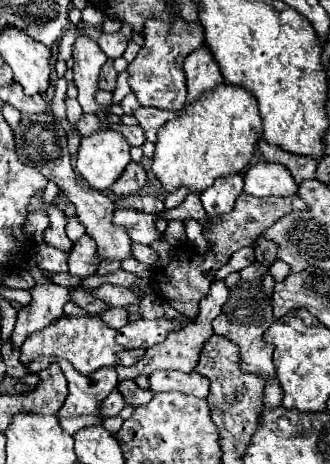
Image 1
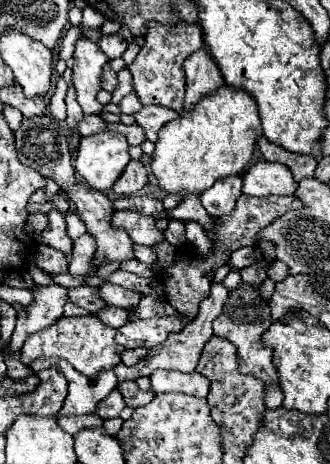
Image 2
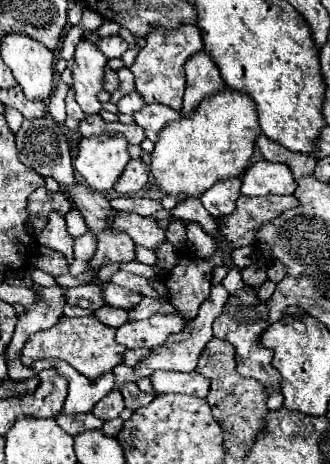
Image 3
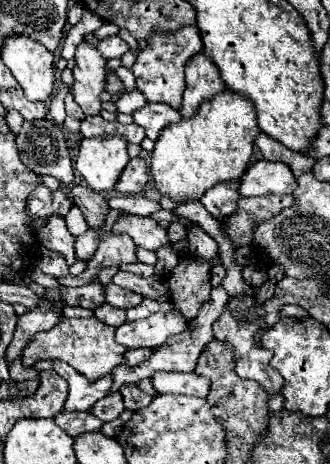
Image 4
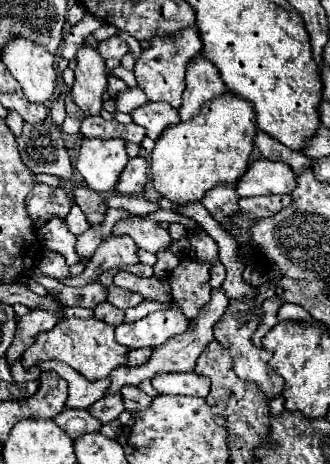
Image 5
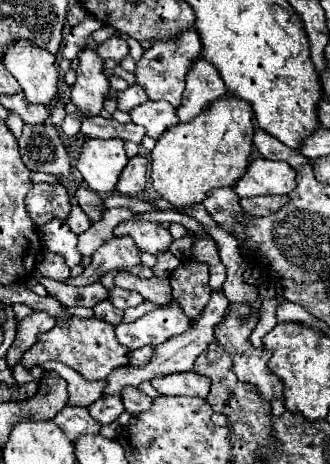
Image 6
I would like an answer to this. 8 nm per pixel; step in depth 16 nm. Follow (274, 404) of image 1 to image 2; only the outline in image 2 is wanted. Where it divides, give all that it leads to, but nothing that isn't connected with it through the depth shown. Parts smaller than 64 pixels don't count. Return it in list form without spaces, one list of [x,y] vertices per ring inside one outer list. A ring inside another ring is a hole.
[[[266,388],[266,406],[276,410],[282,406],[282,390],[280,388]]]

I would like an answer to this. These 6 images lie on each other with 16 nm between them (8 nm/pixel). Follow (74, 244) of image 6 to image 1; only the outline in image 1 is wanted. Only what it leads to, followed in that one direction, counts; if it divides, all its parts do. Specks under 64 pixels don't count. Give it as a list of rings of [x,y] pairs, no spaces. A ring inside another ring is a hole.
[[[52,208],[52,212],[48,212],[50,224],[42,234],[42,242],[70,254],[72,252],[72,240],[66,236],[66,214],[60,212],[58,208]]]

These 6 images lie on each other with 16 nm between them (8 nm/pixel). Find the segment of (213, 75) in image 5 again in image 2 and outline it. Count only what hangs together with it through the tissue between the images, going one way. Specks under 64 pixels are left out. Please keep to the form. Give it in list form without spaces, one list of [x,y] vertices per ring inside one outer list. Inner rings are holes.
[[[198,50],[196,54],[188,56],[188,60],[184,62],[184,70],[186,70],[184,112],[190,112],[198,100],[202,100],[208,94],[214,94],[220,86],[224,86],[220,70],[206,50]]]

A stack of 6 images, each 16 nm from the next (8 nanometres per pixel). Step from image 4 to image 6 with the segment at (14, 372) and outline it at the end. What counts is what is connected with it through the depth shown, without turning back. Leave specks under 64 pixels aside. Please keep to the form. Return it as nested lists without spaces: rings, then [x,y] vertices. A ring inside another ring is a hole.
[[[18,364],[18,368],[14,368],[12,370],[12,374],[14,374],[14,378],[16,378],[16,382],[18,384],[28,384],[28,382],[36,382],[36,384],[40,384],[40,380],[44,378],[44,374],[46,374],[46,370],[40,366],[36,366],[34,368],[34,372],[32,370],[28,370],[28,368],[24,368],[22,364]]]

